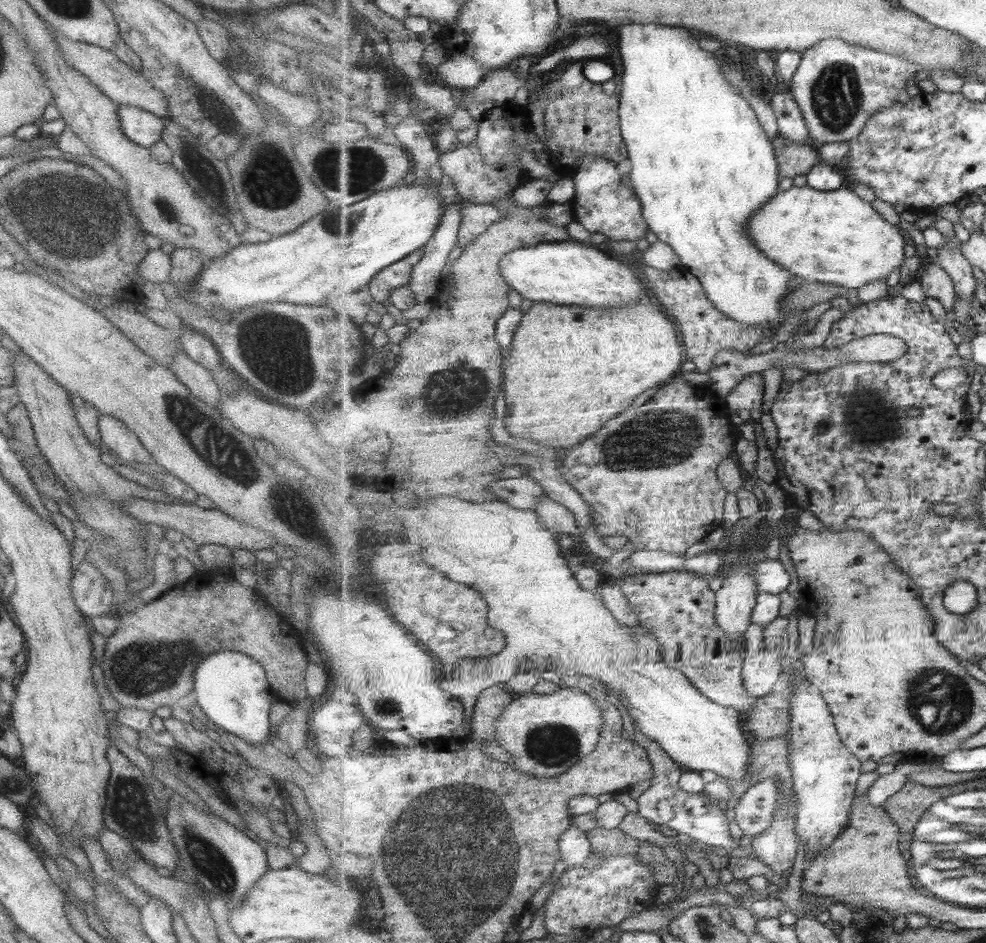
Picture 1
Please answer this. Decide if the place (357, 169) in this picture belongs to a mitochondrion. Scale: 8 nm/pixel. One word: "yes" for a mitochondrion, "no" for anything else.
yes

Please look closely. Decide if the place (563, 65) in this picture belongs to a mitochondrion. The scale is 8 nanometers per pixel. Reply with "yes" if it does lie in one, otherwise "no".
no

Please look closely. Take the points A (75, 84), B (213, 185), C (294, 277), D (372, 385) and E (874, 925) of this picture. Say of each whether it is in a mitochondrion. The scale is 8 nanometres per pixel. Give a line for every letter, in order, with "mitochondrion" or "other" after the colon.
A: other
B: mitochondrion
C: other
D: other
E: other

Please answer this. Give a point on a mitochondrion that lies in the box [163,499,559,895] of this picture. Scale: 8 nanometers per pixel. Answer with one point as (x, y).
(204, 855)

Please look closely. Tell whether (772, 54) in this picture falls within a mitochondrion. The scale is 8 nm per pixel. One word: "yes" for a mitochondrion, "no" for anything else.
no

